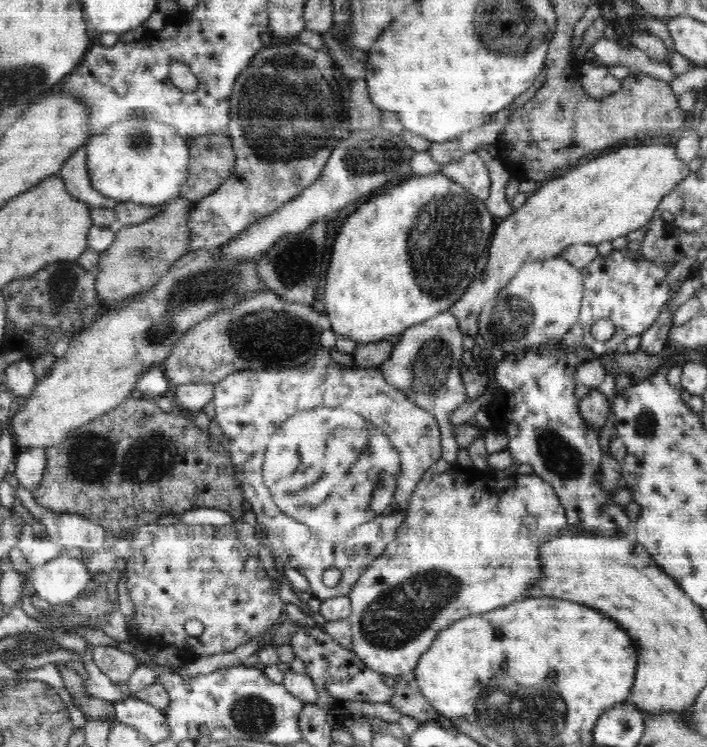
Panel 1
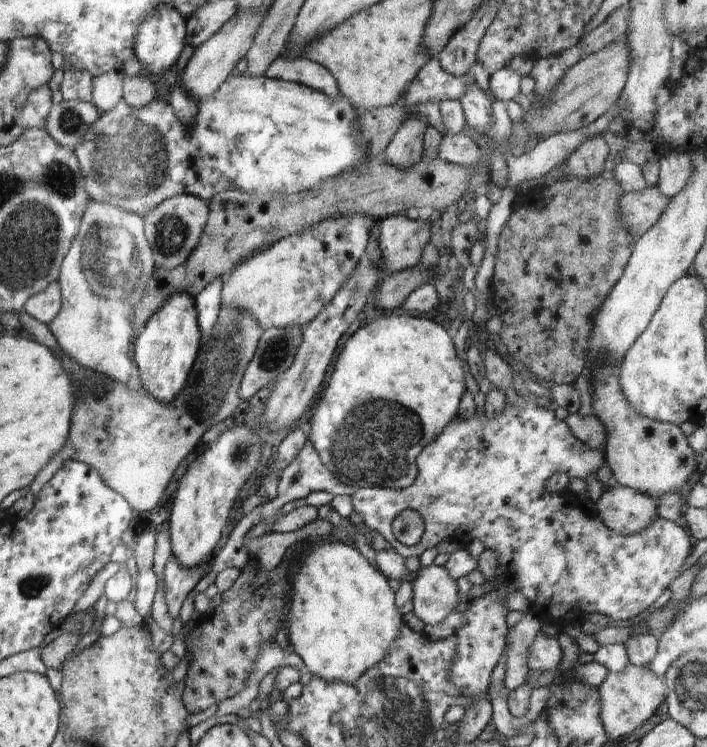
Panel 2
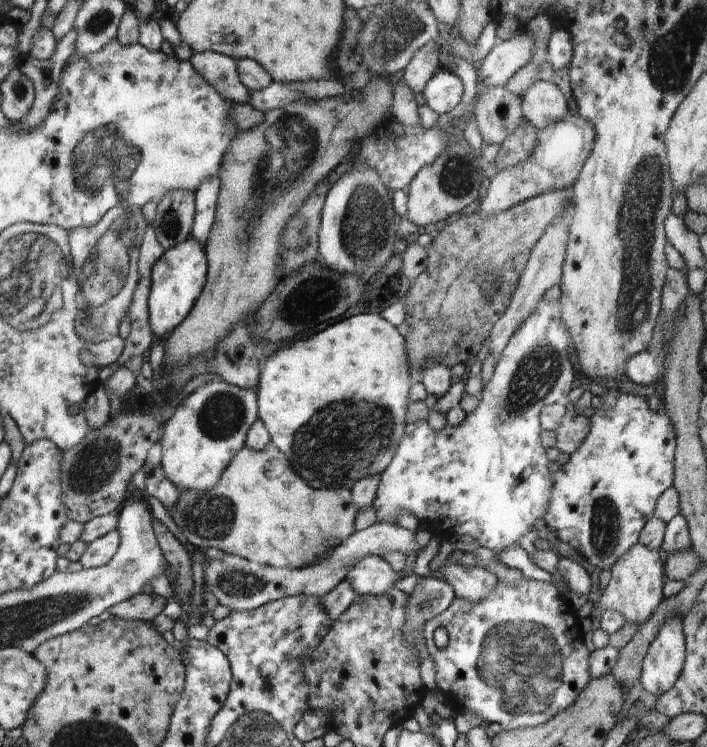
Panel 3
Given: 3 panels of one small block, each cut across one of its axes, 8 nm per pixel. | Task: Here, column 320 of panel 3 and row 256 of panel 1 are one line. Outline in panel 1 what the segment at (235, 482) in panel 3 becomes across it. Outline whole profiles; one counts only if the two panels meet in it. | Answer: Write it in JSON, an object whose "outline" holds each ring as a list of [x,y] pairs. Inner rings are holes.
{"outline":[[[646,139],[643,142],[638,140],[612,148],[608,150],[608,154],[602,152],[602,156],[570,167],[562,176],[538,185],[520,208],[513,209],[510,216],[498,221],[489,244],[489,257],[485,270],[472,280],[472,284],[462,294],[462,298],[451,306],[450,313],[458,320],[465,318],[471,312],[478,315],[482,305],[494,300],[501,288],[504,288],[527,262],[552,260],[560,256],[561,252],[570,245],[597,245],[617,237],[626,237],[628,232],[647,226],[654,218],[654,212],[660,201],[690,173],[688,163],[684,163],[676,155],[676,140],[664,143],[662,139]]]}

